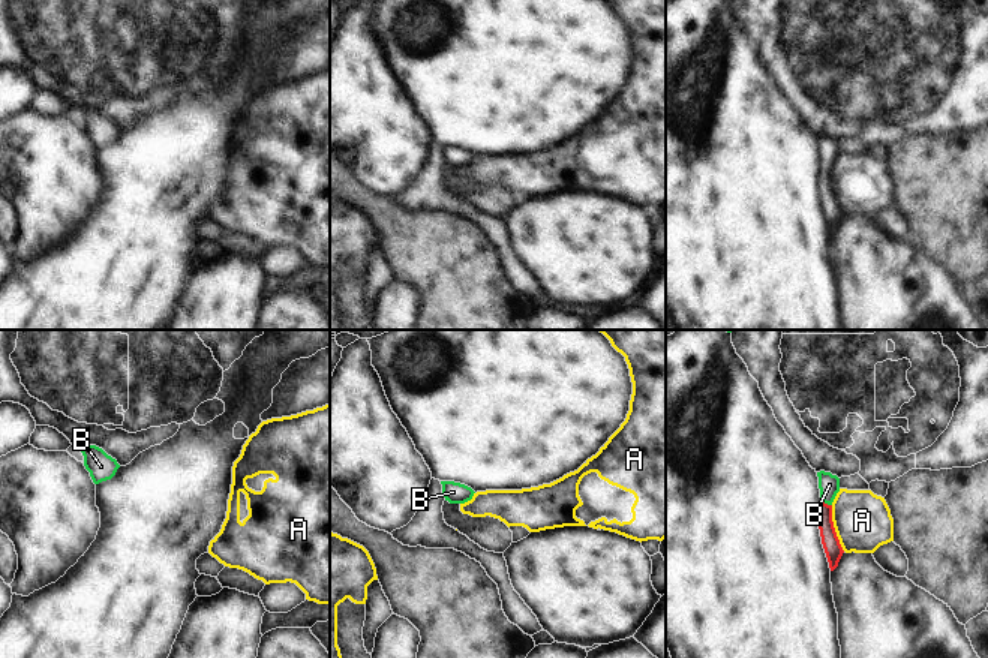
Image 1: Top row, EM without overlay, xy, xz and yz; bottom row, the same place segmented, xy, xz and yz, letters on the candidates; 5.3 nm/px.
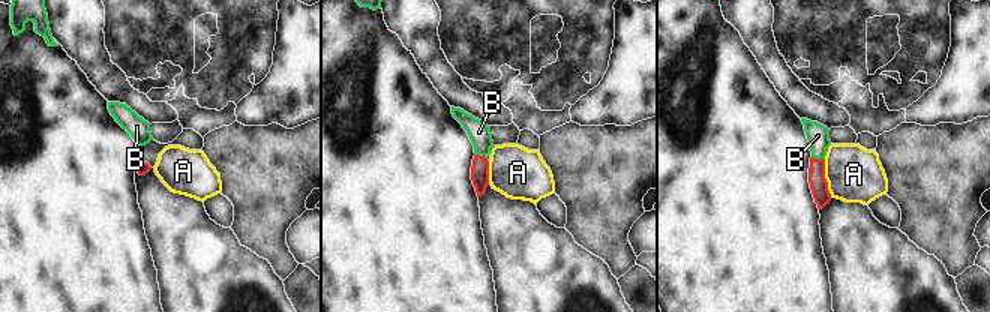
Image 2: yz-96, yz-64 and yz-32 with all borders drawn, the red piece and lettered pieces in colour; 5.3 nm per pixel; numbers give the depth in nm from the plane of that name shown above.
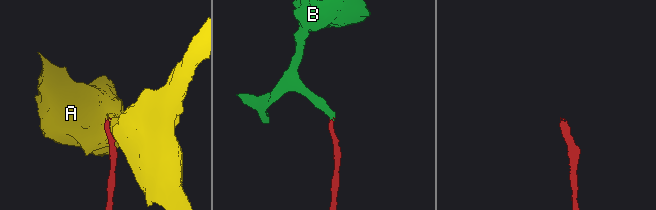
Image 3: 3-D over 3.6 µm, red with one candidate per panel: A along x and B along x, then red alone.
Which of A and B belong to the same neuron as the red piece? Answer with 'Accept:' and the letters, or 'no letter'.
Accept: B

